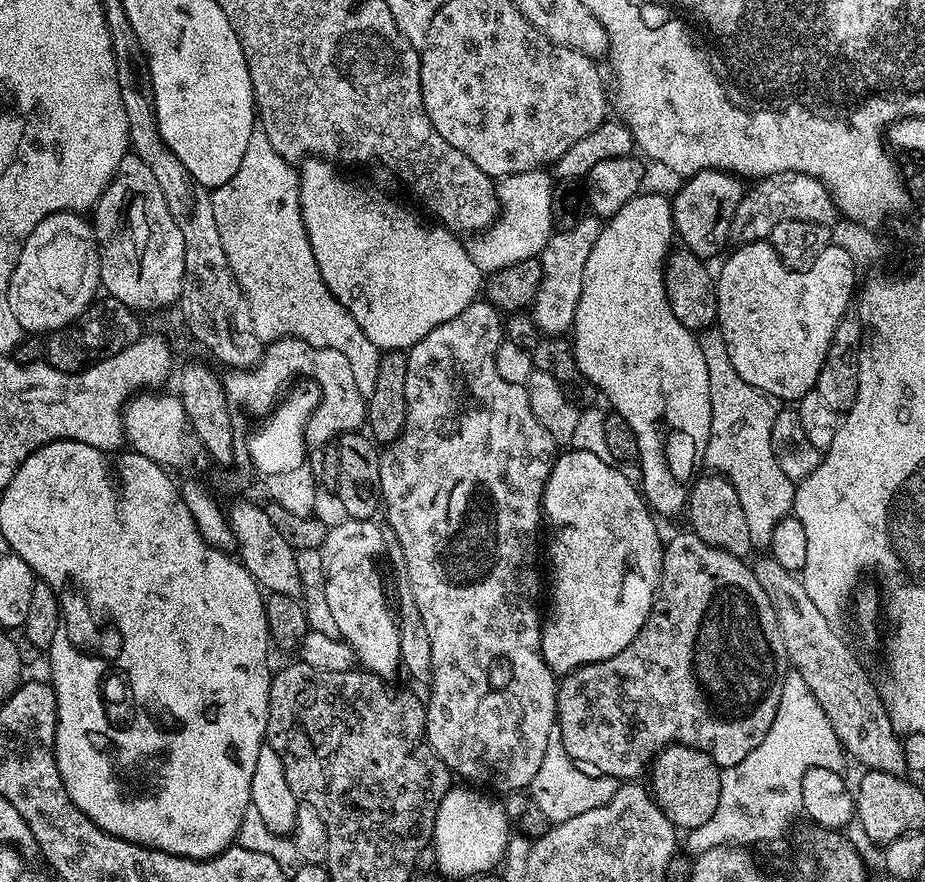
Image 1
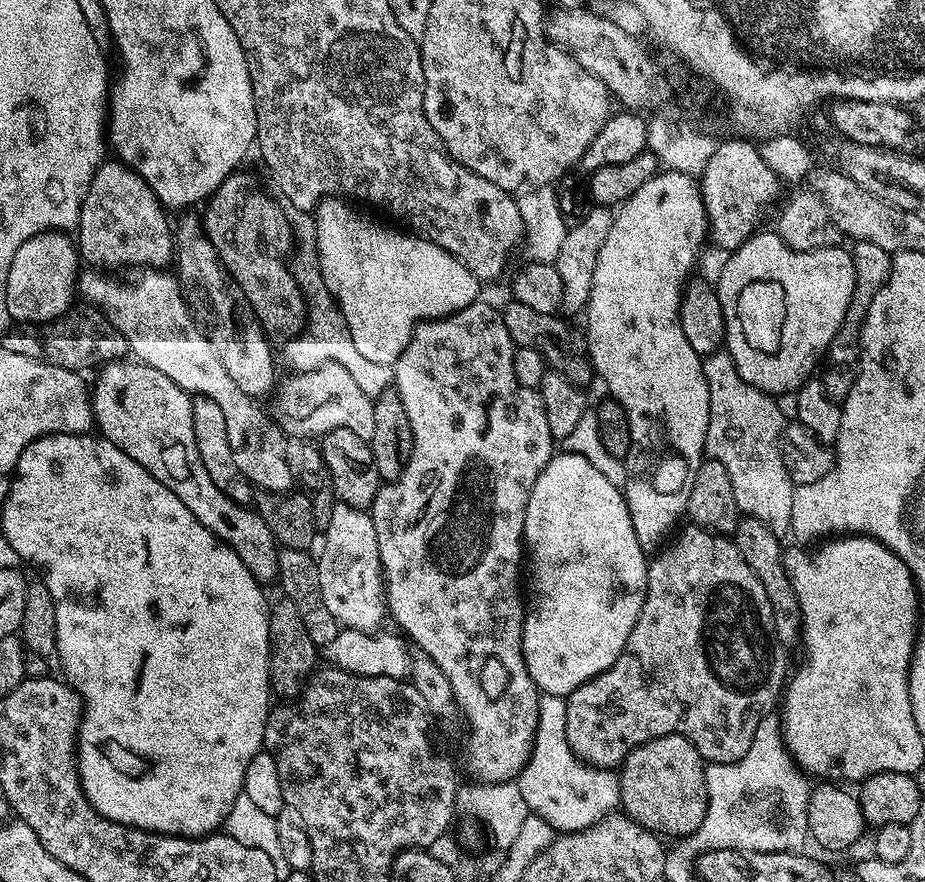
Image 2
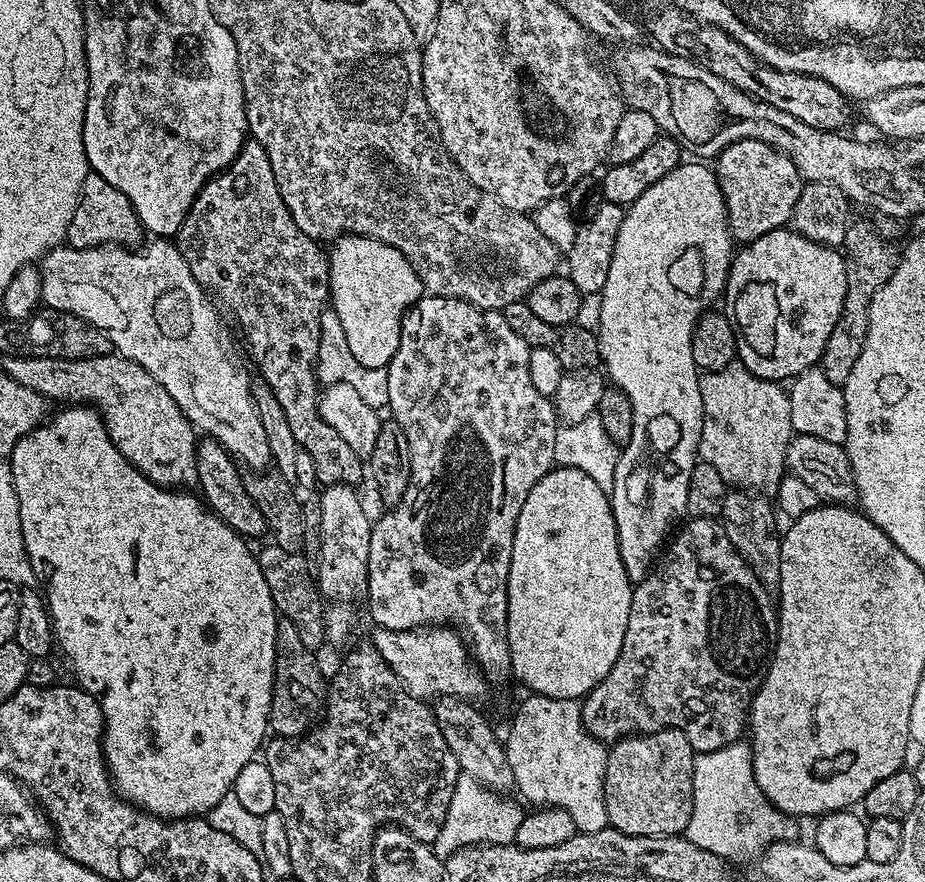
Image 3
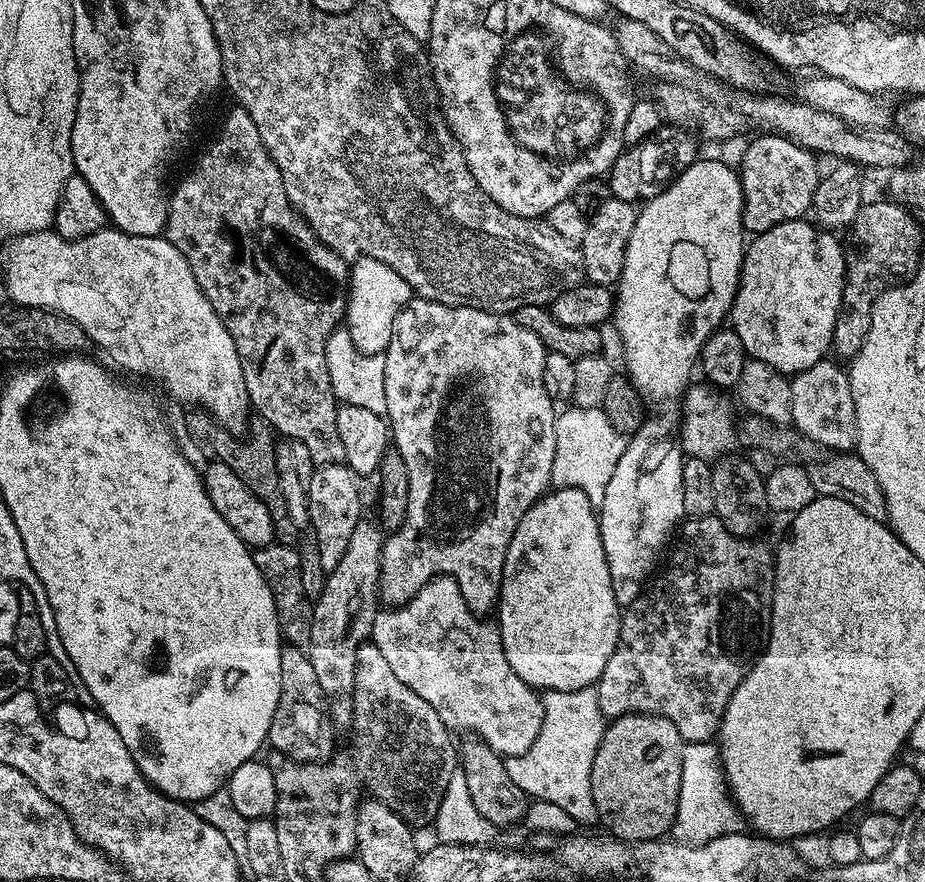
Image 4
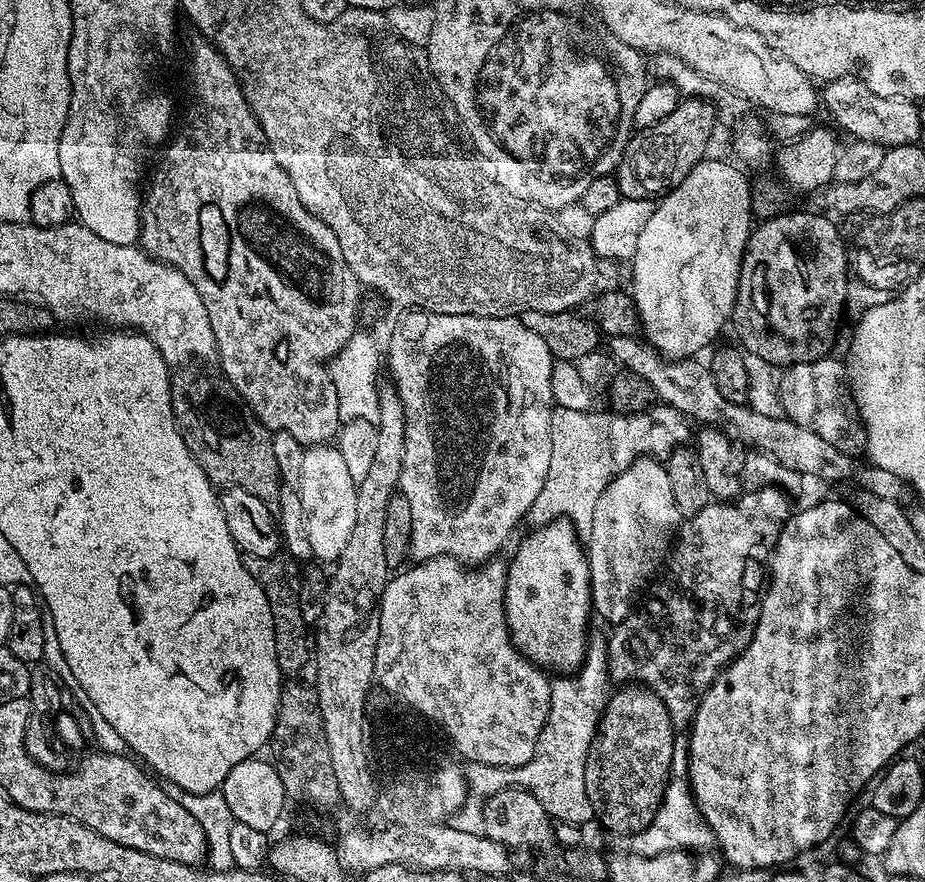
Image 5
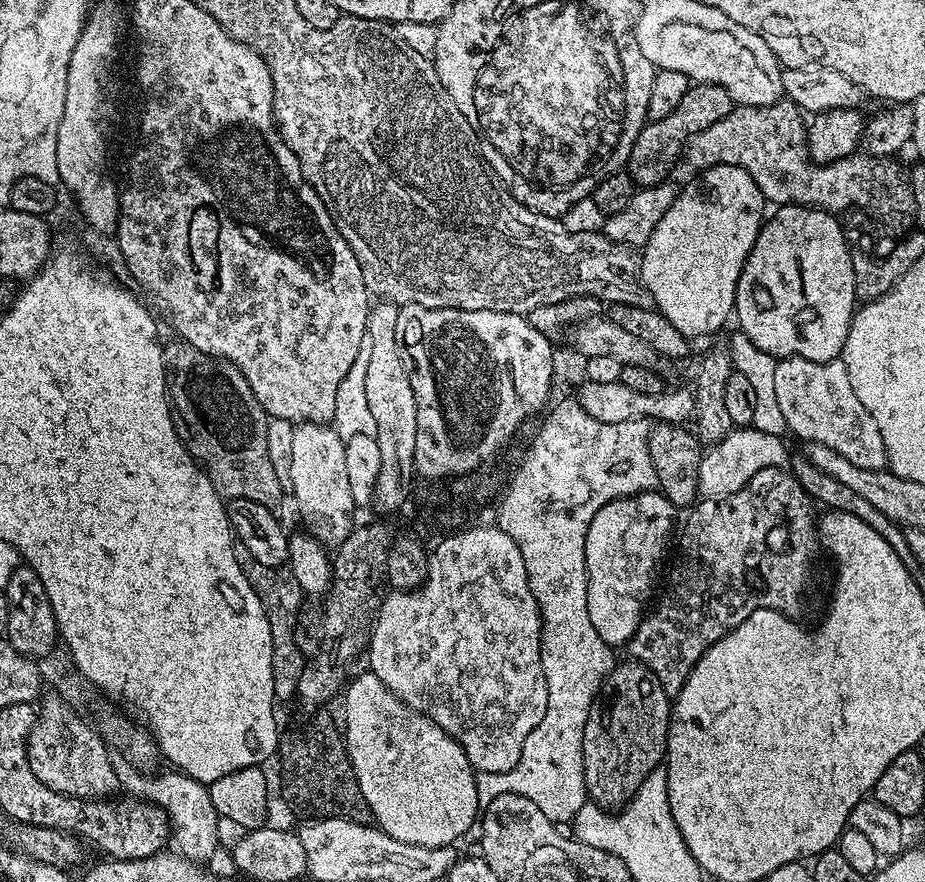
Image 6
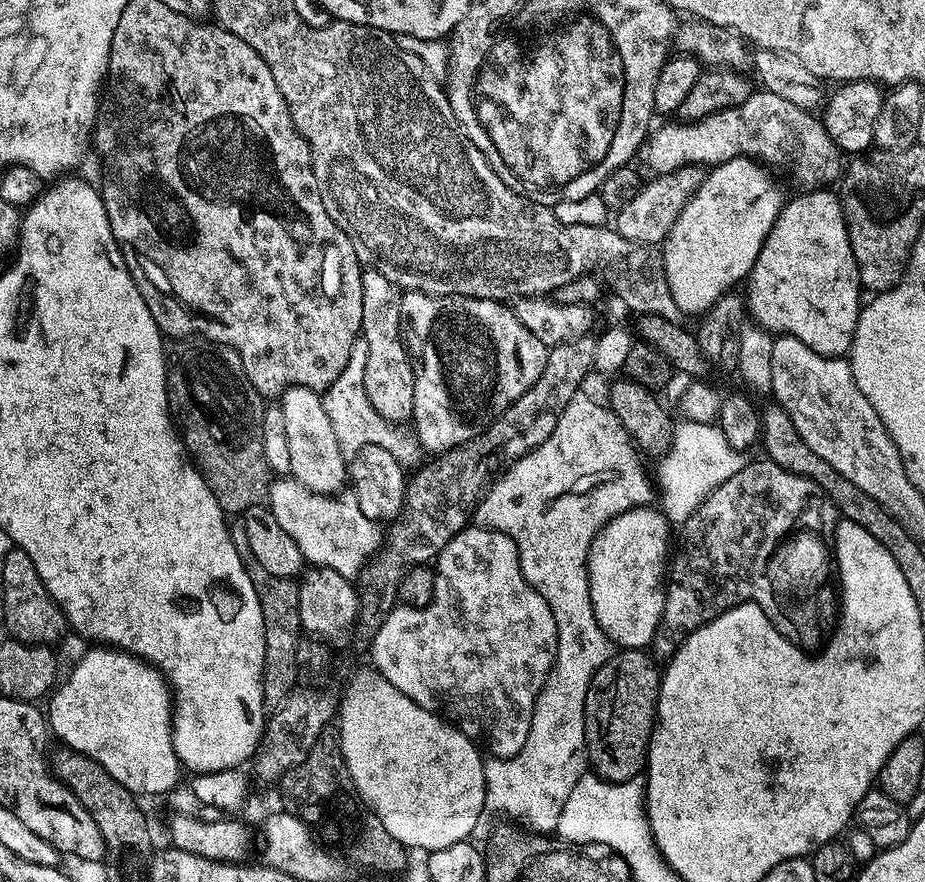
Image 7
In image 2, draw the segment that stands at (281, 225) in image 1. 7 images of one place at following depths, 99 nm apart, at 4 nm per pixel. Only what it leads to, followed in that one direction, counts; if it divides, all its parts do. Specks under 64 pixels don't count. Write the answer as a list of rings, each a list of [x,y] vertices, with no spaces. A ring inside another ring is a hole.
[[[304,214],[299,217],[301,220],[294,224],[294,245],[296,244],[296,264],[294,260],[294,271],[296,273],[296,281],[304,295],[304,303],[306,305],[306,323],[299,336],[287,341],[283,345],[284,356],[293,364],[296,372],[309,372],[323,364],[341,364],[346,366],[346,370],[350,370],[350,374],[354,377],[354,382],[358,382],[358,386],[362,386],[362,390],[367,396],[378,397],[382,395],[386,389],[393,387],[394,384],[394,368],[391,364],[379,364],[378,362],[370,362],[361,354],[357,347],[354,346],[354,338],[350,338],[350,330],[346,326],[346,318],[342,314],[342,310],[336,305],[335,298],[330,294],[330,290],[326,290],[326,282],[320,273],[320,259],[316,257],[316,218],[312,214]]]

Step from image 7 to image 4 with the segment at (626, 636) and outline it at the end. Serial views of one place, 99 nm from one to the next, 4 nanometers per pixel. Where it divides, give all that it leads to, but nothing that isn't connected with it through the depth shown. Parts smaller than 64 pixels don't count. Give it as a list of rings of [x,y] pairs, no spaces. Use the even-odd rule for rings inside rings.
[[[660,416],[656,424],[645,422],[631,436],[624,445],[622,458],[618,458],[618,466],[614,466],[614,478],[610,478],[610,486],[606,486],[606,494],[598,505],[598,515],[604,561],[610,574],[612,597],[616,599],[617,605],[633,604],[640,597],[642,589],[649,583],[650,577],[661,563],[660,551],[663,550],[664,543],[668,539],[673,539],[678,525],[685,519],[682,506],[682,466],[685,459],[677,433],[674,431],[674,424],[672,428],[671,418]]]

